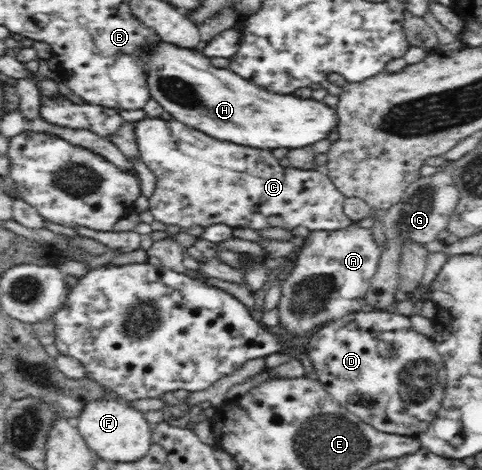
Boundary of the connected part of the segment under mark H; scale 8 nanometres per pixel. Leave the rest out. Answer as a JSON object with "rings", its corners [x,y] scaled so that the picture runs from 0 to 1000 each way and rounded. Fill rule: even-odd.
{"rings":[[[328,89],[315,98],[315,106],[299,119],[299,143],[307,157],[307,185],[313,209],[353,240],[361,255],[394,272],[402,272],[440,296],[471,300],[502,311],[523,311],[541,319],[573,317],[622,317],[631,311],[647,311],[680,285],[697,277],[701,243],[693,230],[676,226],[666,215],[649,211],[624,213],[620,206],[602,202],[577,202],[548,187],[535,187],[521,172],[508,170],[481,153],[475,145],[452,145],[436,136],[436,126],[405,104],[373,102],[349,89]]]}

